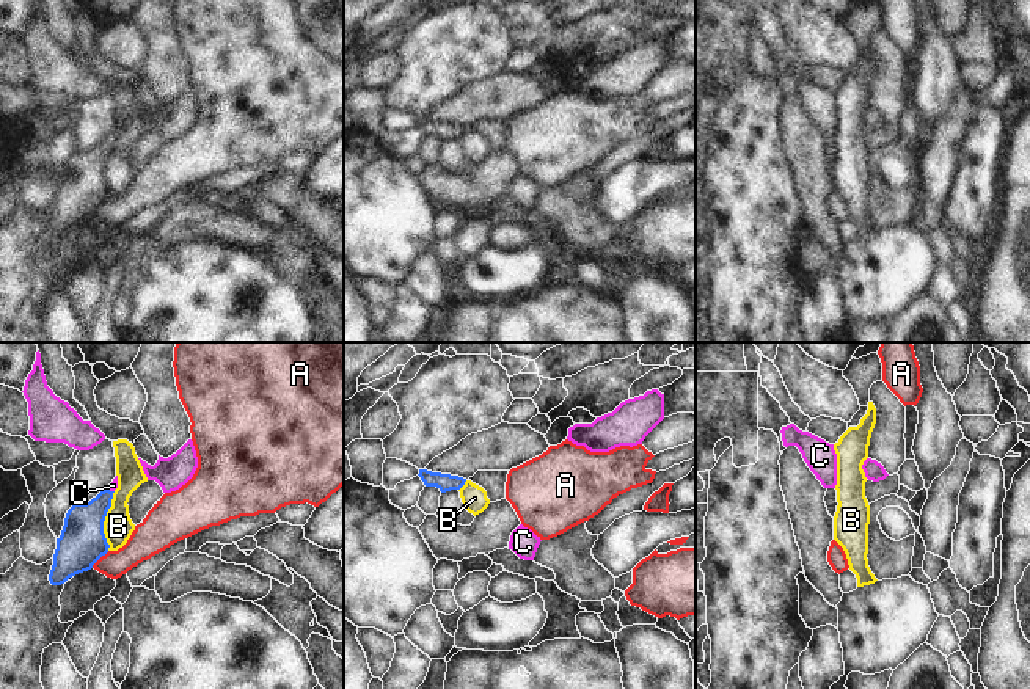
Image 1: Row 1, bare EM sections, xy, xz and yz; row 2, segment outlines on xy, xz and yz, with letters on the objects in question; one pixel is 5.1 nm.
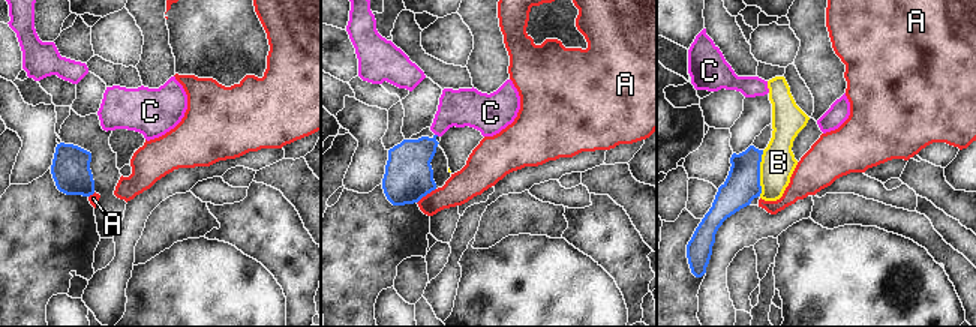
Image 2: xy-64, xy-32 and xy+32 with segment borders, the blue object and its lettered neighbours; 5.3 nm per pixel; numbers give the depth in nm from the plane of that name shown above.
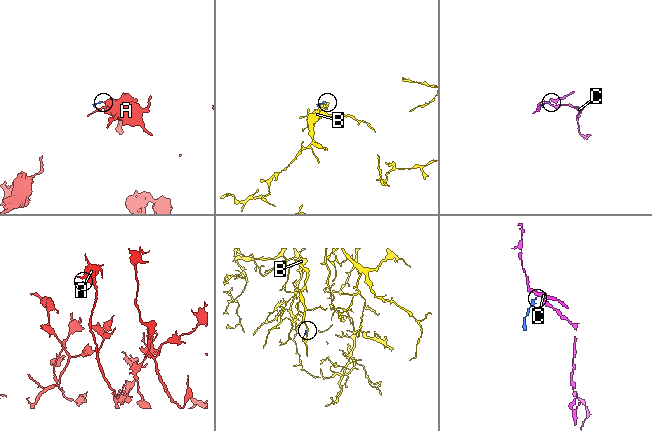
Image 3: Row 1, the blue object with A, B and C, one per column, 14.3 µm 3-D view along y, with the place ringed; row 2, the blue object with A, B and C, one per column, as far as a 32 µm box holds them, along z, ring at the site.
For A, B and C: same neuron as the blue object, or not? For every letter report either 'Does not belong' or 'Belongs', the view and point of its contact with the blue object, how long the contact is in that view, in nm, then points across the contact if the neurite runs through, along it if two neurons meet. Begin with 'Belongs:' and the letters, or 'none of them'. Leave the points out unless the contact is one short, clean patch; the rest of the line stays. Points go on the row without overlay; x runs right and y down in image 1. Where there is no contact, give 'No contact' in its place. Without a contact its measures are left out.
Belongs: C
A: Does not belong. Touches blue at xy (99, 206). Shared border 130 nm. Boundary: xy (109, 200), (91, 215)
B: Does not belong. Touches blue at xy (104, 168). Shared border 300 nm. Boundary: xy (115, 140), (104, 170), (107, 198)
C: Belongs. Touches blue at xy (109, 138). Shared border 40 nm. Path across: xy (84, 173), (109, 138), (113, 134)

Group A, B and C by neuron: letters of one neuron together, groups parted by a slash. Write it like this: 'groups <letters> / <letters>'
groups A / B / C

